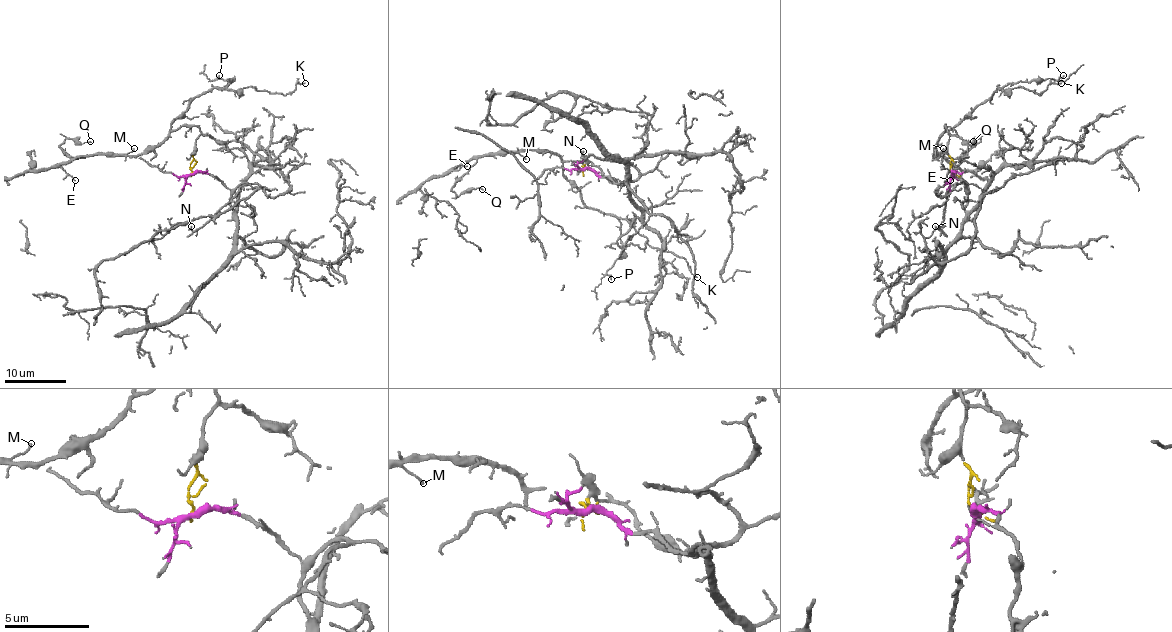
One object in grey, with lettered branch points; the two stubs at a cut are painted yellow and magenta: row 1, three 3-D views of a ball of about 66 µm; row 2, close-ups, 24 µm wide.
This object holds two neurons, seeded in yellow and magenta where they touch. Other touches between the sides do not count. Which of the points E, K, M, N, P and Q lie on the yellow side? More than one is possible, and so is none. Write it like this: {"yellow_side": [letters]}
{"yellow_side": ["E", "K", "M", "P", "Q"]}

